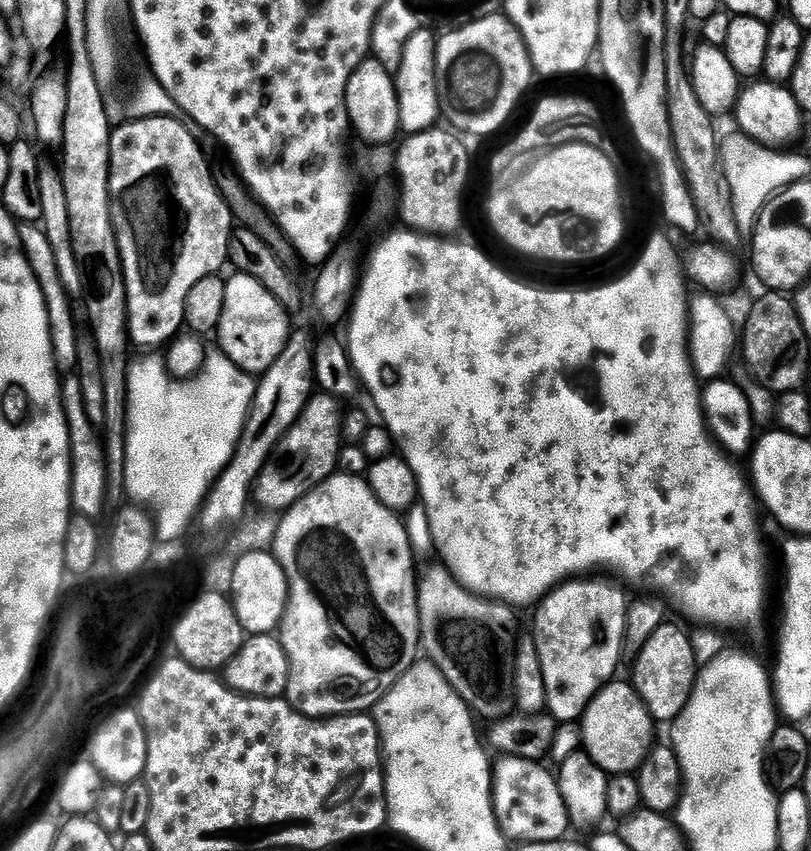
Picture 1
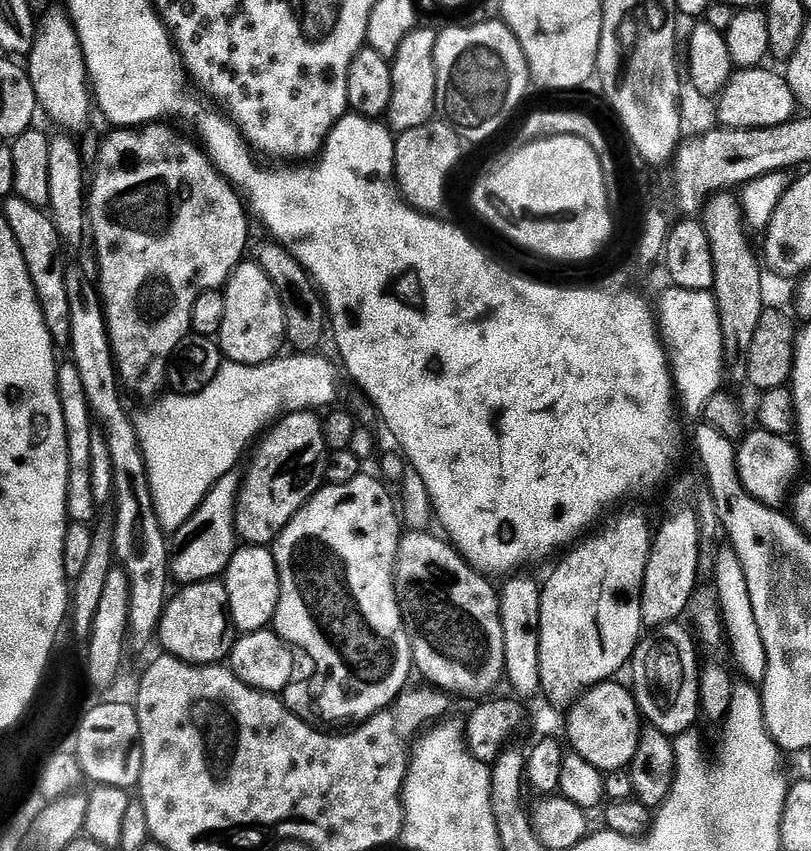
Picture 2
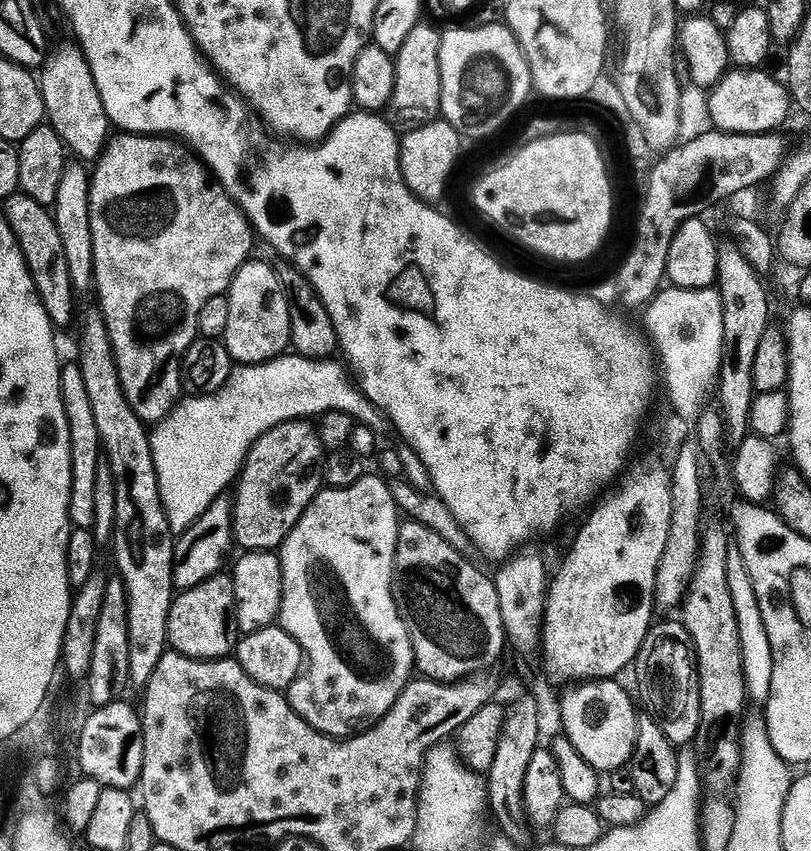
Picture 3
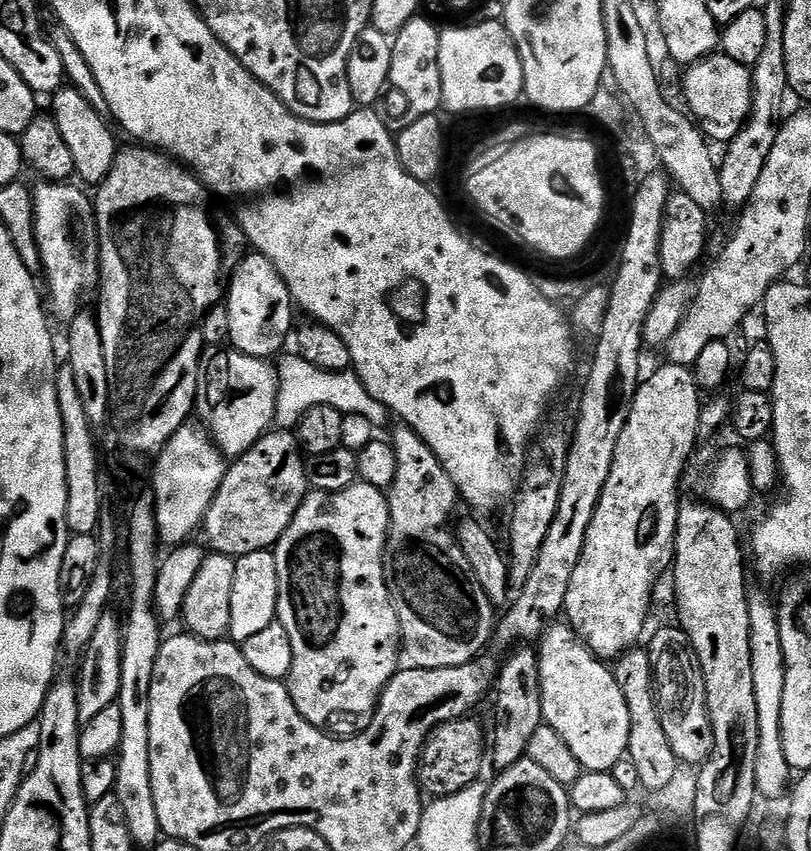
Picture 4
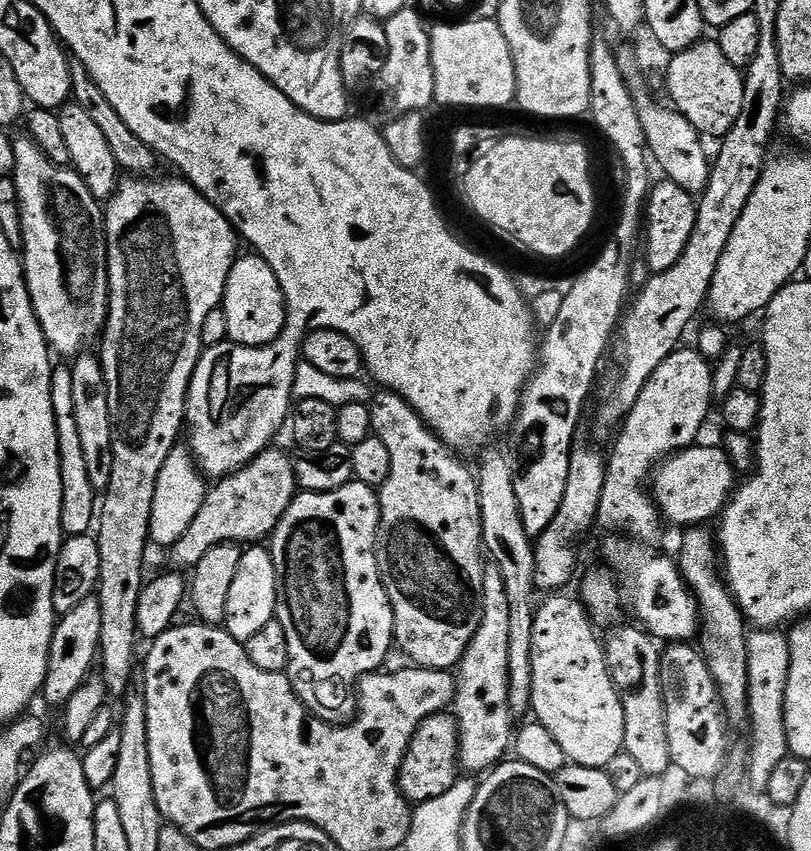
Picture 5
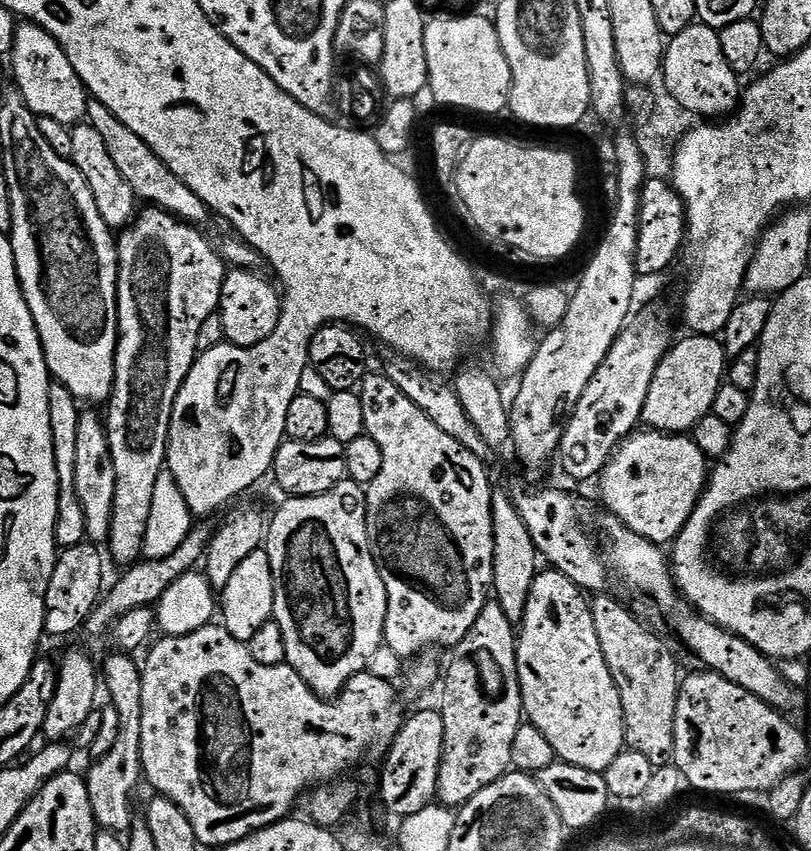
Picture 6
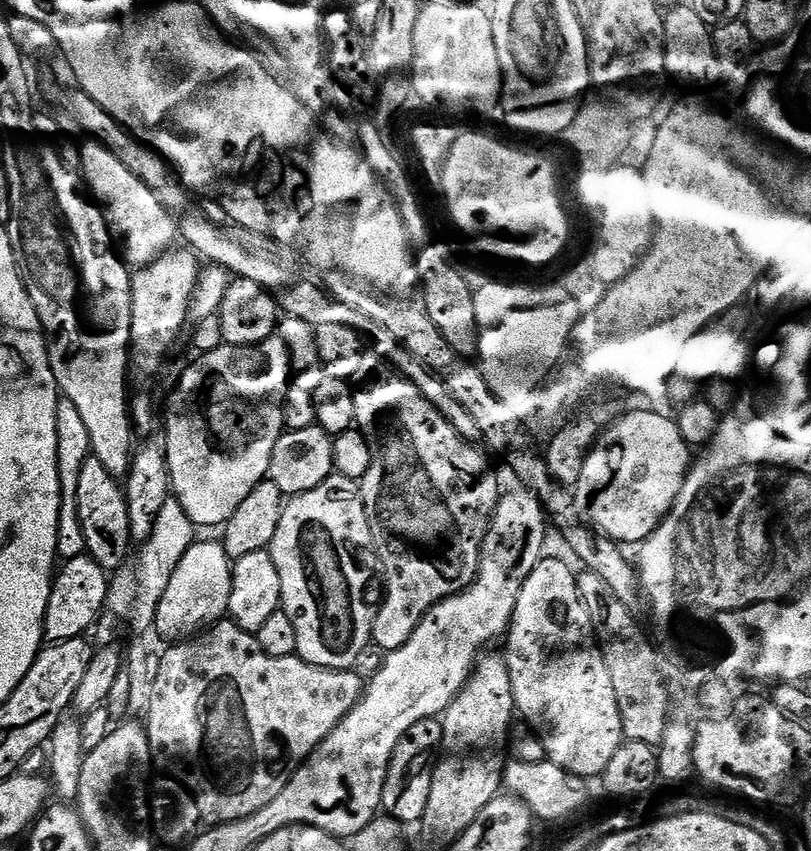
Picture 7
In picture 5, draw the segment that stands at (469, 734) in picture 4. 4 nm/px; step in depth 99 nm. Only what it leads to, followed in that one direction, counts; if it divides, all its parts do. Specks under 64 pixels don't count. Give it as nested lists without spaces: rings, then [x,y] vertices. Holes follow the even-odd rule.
[[[443,711],[426,718],[408,743],[408,752],[400,767],[400,792],[413,805],[424,804],[454,787],[460,771],[460,726],[455,715]]]

